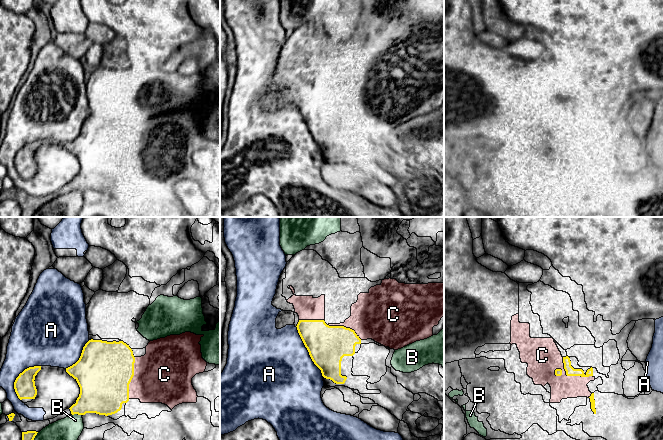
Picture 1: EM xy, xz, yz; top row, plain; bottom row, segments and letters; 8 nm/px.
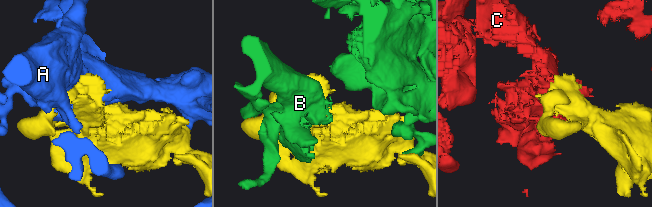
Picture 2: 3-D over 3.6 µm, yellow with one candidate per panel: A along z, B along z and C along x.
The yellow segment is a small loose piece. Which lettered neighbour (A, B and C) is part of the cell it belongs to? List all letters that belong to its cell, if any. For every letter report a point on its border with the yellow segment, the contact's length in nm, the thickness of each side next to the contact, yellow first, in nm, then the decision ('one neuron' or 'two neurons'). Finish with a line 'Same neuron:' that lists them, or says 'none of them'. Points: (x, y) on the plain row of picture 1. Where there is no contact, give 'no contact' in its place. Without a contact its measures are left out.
A: xz (308, 127) | 460 nm | 320/500 nm | two neurons
B: xy (76, 189) | 80 nm | 320/280 nm | two neurons
C: yz (571, 151) | 300 nm | 80/240 nm | one neuron
Same neuron: C

